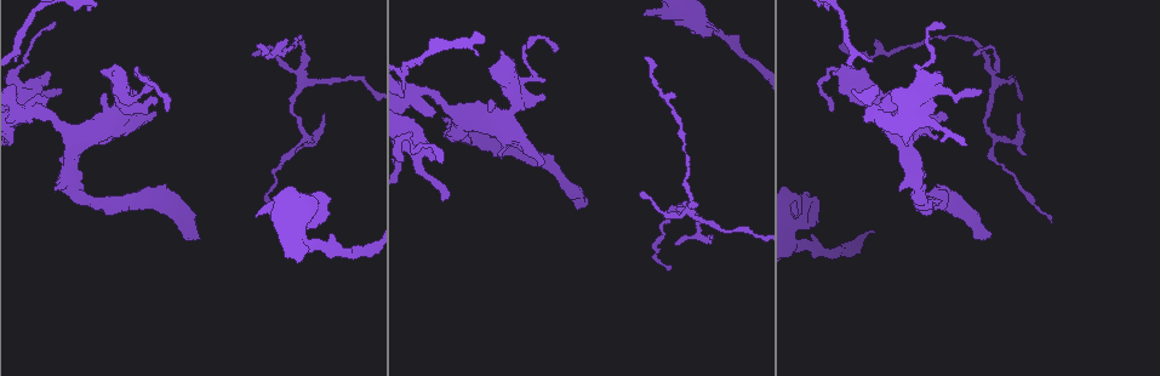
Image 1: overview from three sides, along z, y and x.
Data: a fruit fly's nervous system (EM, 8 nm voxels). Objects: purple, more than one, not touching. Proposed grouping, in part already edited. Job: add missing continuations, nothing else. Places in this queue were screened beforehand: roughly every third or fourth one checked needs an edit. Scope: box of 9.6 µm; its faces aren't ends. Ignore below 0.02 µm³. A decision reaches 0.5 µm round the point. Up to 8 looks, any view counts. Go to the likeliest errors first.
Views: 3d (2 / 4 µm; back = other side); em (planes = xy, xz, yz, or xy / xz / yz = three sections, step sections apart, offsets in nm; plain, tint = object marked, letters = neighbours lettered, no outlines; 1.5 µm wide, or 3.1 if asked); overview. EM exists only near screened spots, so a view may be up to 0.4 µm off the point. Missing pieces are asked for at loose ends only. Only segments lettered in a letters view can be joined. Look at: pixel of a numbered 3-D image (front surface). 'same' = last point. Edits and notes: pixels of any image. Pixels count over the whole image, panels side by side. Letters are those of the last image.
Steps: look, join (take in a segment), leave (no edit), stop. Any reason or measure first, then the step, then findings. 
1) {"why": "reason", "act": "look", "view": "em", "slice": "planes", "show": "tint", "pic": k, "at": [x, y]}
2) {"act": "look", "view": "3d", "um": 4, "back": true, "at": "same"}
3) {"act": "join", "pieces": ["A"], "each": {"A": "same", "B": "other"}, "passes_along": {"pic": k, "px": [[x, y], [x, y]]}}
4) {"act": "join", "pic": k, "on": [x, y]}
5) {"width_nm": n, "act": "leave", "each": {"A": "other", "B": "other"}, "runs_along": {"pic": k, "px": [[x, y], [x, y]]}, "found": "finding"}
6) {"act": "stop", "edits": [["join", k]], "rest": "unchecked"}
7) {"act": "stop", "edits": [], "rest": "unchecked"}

{"why": "thin end", "act": "look", "view": "3d", "um": 4, "pic": 1, "at": [324, 115]}

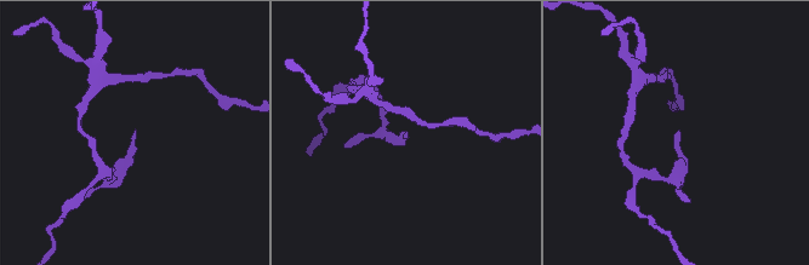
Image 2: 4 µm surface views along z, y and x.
{"act": "look", "view": "em", "slice": "planes", "show": "letters", "pic": 2, "at": [407, 138]}

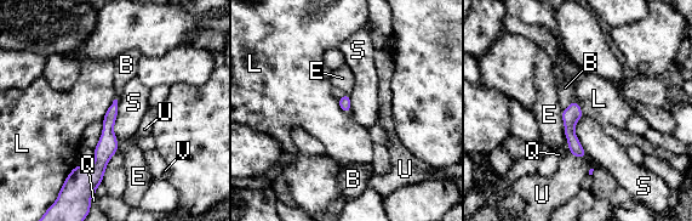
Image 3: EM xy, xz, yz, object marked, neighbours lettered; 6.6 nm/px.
{"longest_contact_nm": ["E", 300], "act": "join", "pieces": ["B"], "each": {"B": "same", "E": "other", "L": "other", "Q": "other", "S": "other", "U": "other", "V": "other"}, "found": "the neuron continues"}

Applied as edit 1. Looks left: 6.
{"act": "look", "view": "overview"}

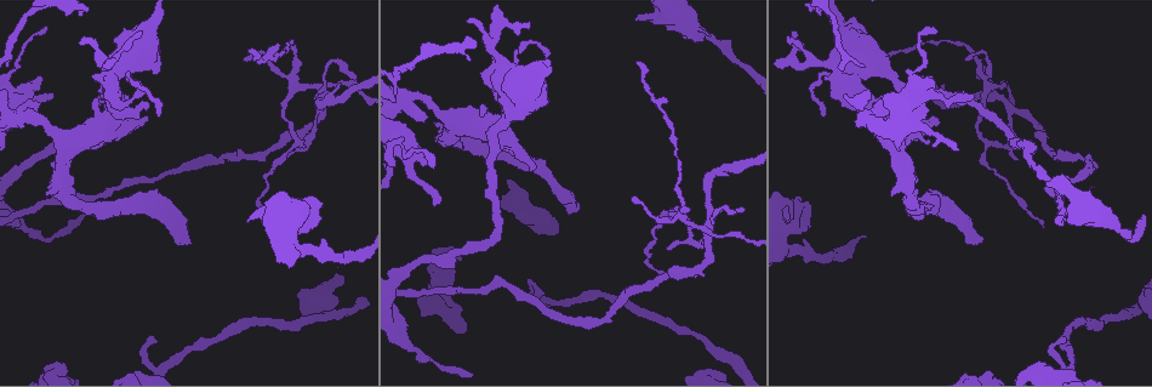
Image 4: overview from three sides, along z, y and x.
{"why": "stops while still wide", "act": "look", "view": "em", "slice": "planes", "show": "letters", "pic": 4, "at": [703, 35]}

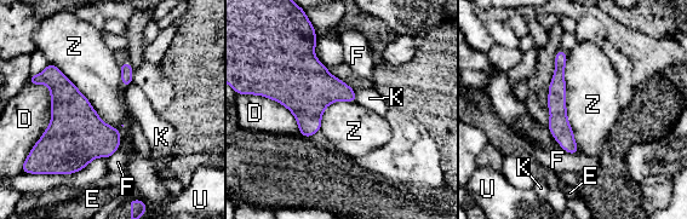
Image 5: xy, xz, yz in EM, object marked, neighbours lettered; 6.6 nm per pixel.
{"act": "leave", "each": {"D": "other", "E": "other", "F": "other", "K": "other", "U": "other", "Z": "other"}, "border": {"pic": 5, "px": [[565, 62], [566, 117], [579, 153]]}, "found": "none of them fits"}

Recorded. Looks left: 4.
{"why": "branch stops here", "act": "look", "view": "em", "slice": "planes", "show": "letters", "pic": 4, "at": [936, 32]}

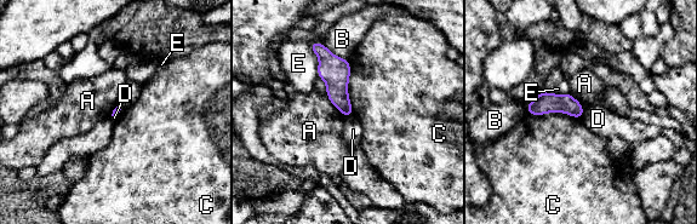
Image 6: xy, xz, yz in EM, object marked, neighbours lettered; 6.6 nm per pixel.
{"act": "leave", "each": {"A": "other", "B": "other", "C": "other", "D": "other", "E": "other"}, "border": {"pic": 6, "px": [[584, 108], [581, 116]]}, "found": "no lettered segment goes on from it"}

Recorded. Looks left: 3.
{"act": "stop", "edits": [["join", 3]], "rest": "unchecked"}

